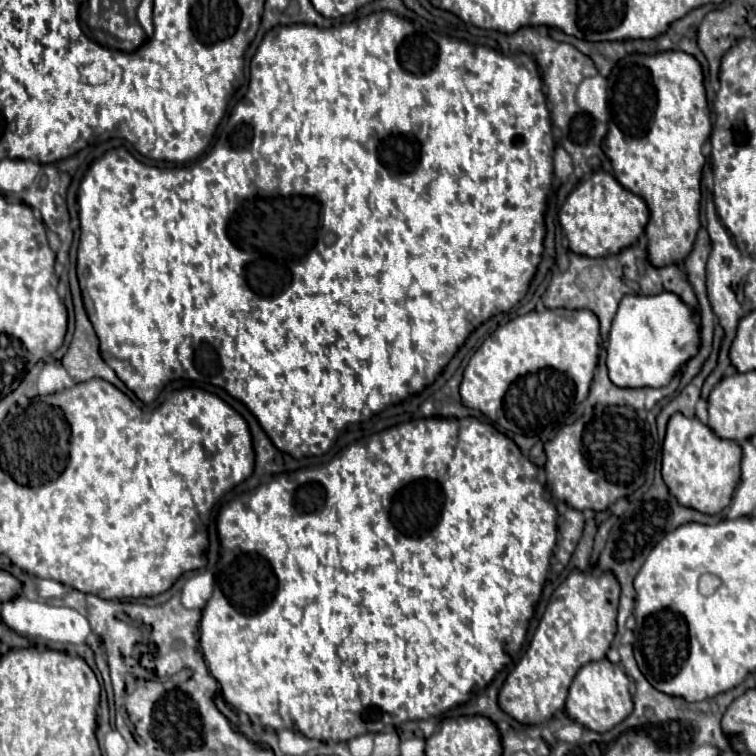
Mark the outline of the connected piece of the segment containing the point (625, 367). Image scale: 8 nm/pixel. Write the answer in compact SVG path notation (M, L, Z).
M660 292L654 296L630 296L620 300L618 312L612 320L608 336L606 366L610 380L620 388L662 388L674 372L698 354L700 328L694 310L682 302L674 292Z

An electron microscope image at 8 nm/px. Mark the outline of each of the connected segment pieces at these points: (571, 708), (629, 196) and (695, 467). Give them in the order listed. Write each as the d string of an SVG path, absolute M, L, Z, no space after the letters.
M608 658L598 662L588 662L578 670L574 682L568 692L566 712L572 720L584 724L594 732L606 732L620 724L634 708L632 694L630 694L630 678L620 664L612 664Z
M598 170L572 190L564 206L560 208L558 218L570 242L570 250L590 258L598 258L612 256L614 252L620 252L622 248L634 244L648 224L650 210L640 196L622 188L612 174Z
M680 412L670 418L662 446L662 478L680 504L706 514L718 514L726 508L740 480L740 458L742 448L738 442L716 436L698 418L686 418Z

